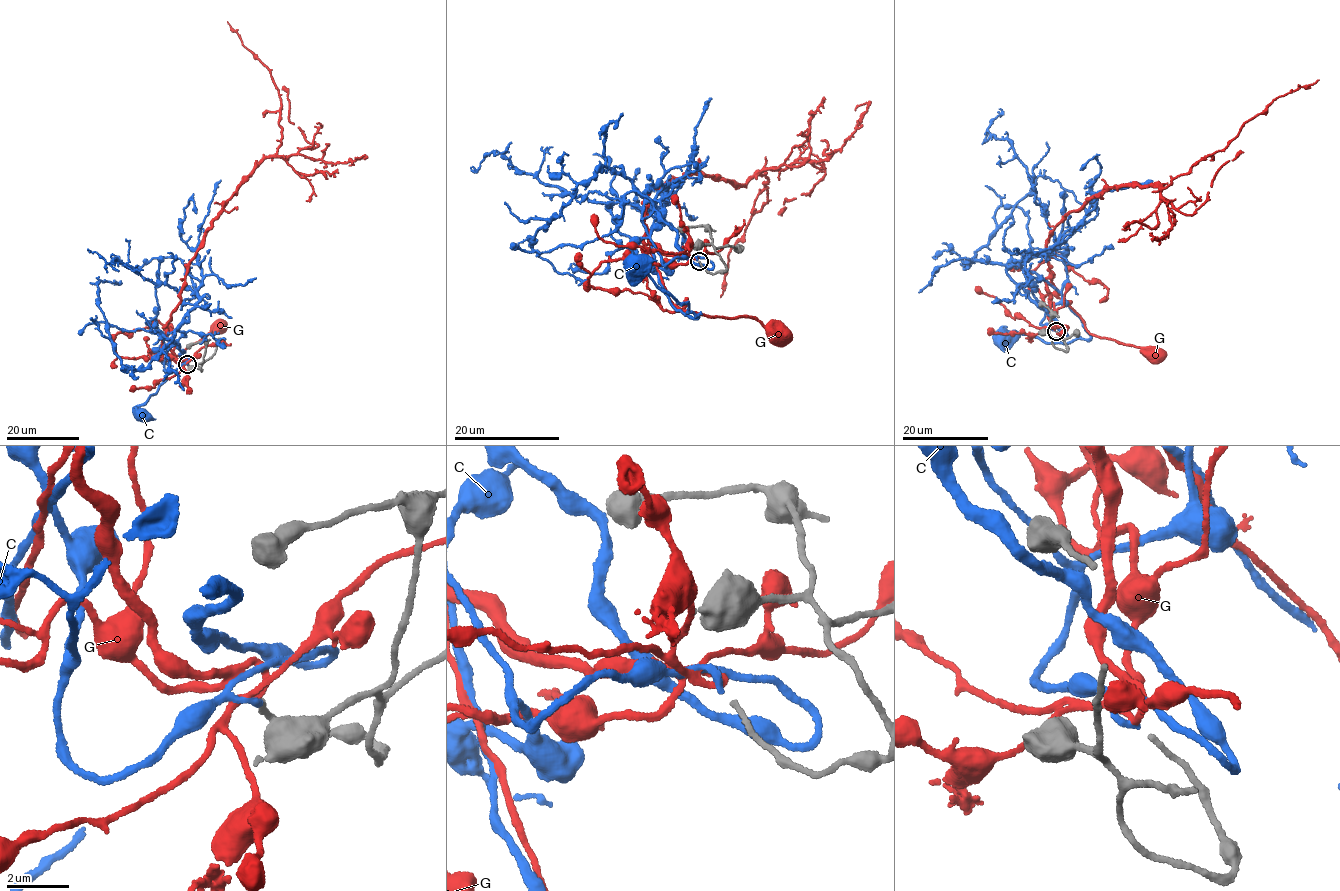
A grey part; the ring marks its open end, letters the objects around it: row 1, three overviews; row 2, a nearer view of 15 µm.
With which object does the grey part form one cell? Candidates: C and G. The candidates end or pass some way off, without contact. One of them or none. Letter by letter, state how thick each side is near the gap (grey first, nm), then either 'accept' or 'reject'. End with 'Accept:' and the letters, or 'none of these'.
C: 160 nm thick on the grey side, 200 nm on the other; accept
G: 160 nm thick on the grey side, 160 nm on the other; reject
Accept: C

